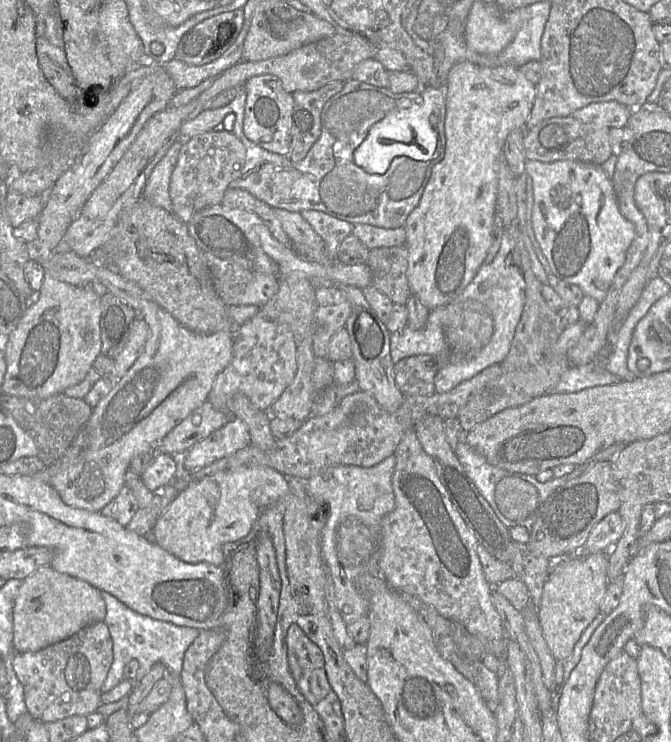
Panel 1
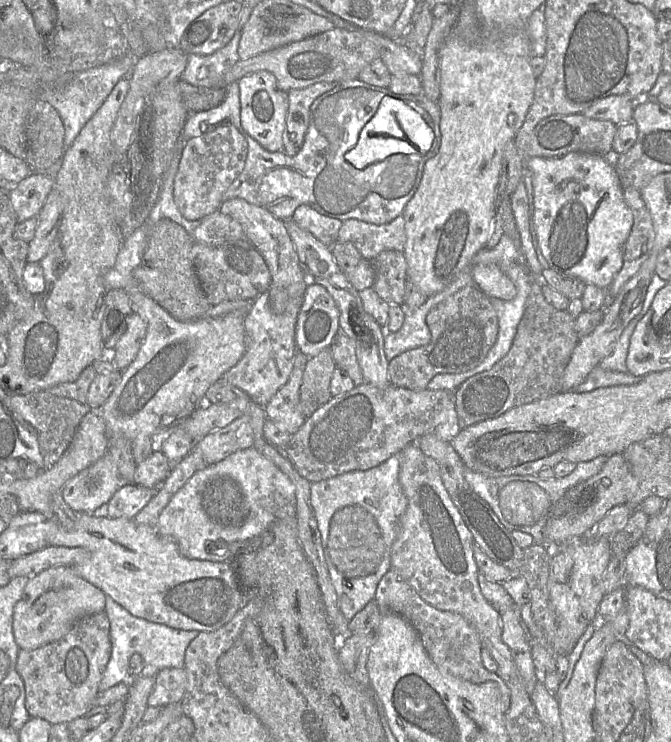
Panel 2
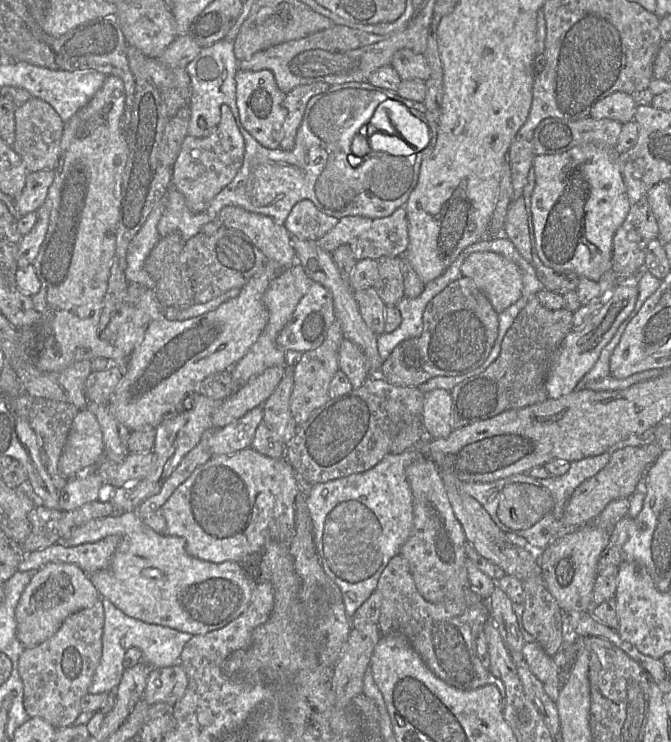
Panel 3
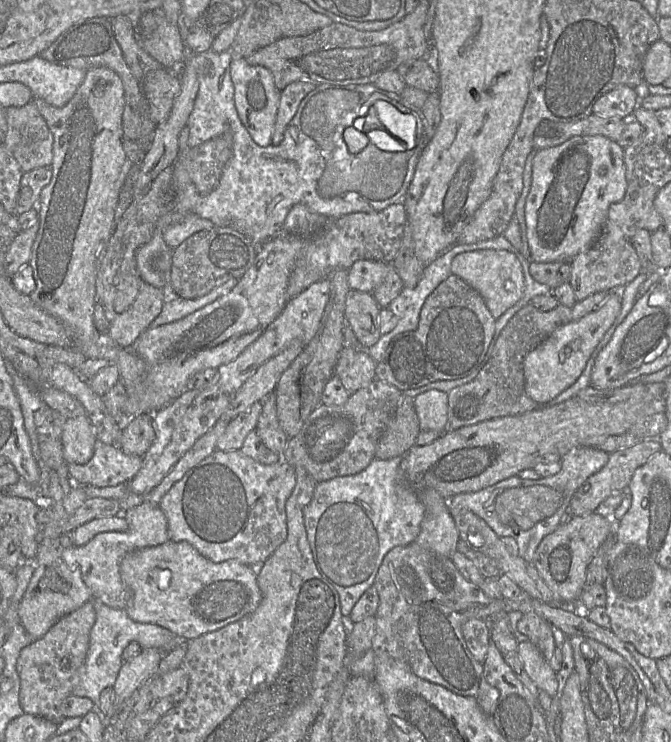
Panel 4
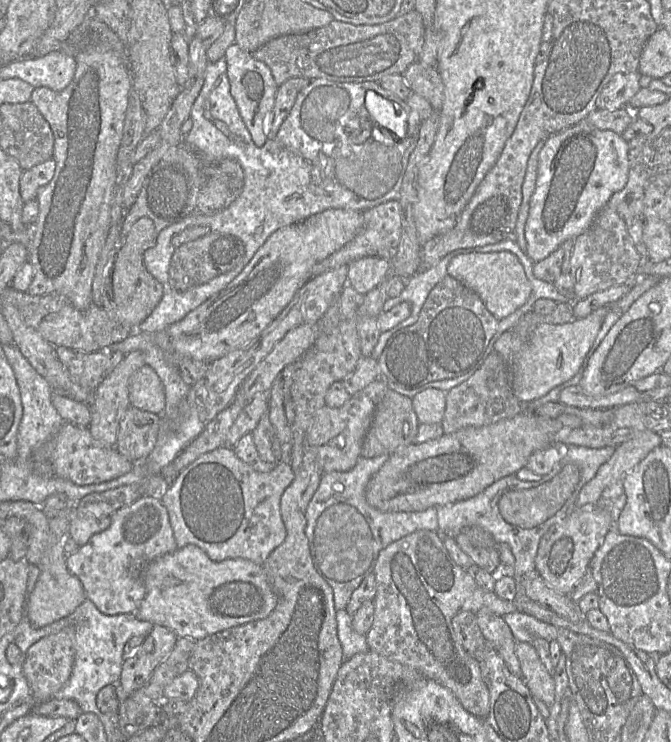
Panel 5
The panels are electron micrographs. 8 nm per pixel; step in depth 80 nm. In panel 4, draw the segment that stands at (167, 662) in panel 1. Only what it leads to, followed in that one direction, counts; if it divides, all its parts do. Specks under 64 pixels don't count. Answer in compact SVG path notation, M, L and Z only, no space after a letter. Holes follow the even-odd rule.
M90 600L90 602L92 602L94 606L96 613L96 620L90 631L89 648L84 665L81 669L80 680L76 685L76 687L74 688L72 695L79 697L86 697L92 700L94 703L92 711L100 714L100 709L99 709L100 693L105 688L114 686L119 671L121 669L121 666L123 664L122 653L130 642L139 643L142 649L157 648L164 652L167 652L172 648L174 648L175 646L181 644L183 641L189 641L189 640L181 639L168 629L163 628L161 626L149 623L136 622L132 620L128 616L127 612L123 609L110 608L99 600Z

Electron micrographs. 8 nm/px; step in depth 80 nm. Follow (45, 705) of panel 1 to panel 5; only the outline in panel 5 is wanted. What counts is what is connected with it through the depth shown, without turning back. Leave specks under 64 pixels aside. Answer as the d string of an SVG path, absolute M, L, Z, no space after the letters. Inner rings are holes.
M71 626L45 636L30 646L23 663L23 674L36 704L53 699L68 682L73 670L75 652L75 631Z

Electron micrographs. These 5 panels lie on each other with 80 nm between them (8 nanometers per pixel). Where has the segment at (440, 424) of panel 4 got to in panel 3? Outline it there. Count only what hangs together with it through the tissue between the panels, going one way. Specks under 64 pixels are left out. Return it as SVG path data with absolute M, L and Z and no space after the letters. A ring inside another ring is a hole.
M444 389L425 393L422 418L427 437L430 439L448 437L454 430L451 393Z

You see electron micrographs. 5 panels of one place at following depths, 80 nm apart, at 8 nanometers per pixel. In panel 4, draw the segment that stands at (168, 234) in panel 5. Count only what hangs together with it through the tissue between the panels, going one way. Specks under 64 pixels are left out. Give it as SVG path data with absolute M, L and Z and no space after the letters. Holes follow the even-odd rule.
M159 226L149 242L143 244L136 254L137 269L143 282L157 288L169 284L169 272L172 262L172 251L163 238L164 229Z

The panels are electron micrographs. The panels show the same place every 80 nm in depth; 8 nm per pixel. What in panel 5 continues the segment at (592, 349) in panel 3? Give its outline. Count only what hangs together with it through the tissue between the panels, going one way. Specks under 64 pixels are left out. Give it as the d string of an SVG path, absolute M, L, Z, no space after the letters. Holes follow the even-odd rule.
M603 306L586 317L573 318L564 324L540 324L528 342L511 357L516 397L523 402L532 402L573 378L580 370L609 311L609 307Z

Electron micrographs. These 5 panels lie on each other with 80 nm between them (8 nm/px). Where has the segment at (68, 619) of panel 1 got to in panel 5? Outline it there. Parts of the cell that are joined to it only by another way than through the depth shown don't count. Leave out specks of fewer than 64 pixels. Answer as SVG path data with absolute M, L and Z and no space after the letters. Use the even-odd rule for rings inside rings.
M50 537L43 557L37 565L40 574L28 594L25 615L36 628L47 626L70 615L87 597L79 579L68 570L64 552L65 537Z

